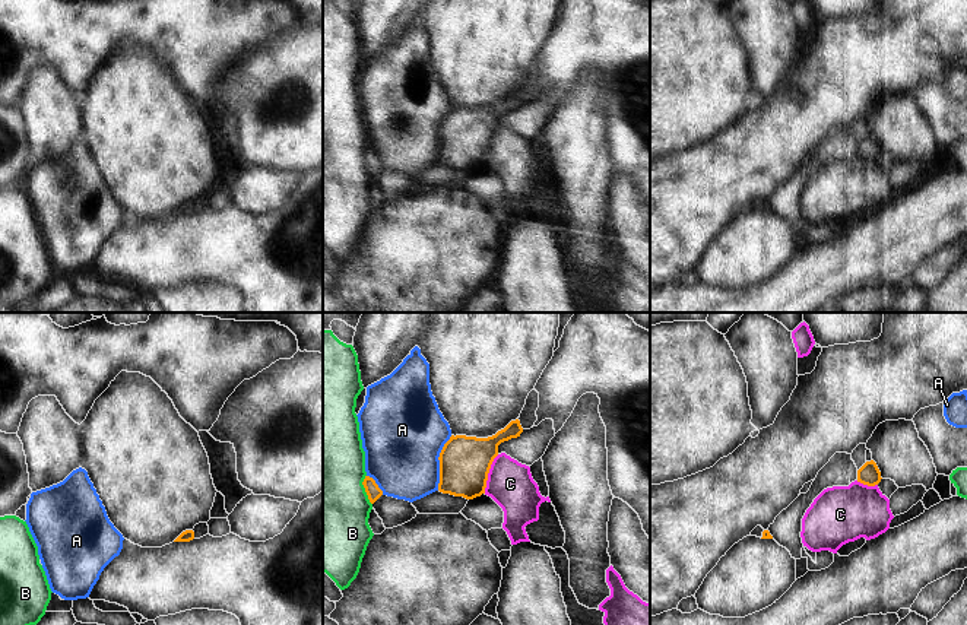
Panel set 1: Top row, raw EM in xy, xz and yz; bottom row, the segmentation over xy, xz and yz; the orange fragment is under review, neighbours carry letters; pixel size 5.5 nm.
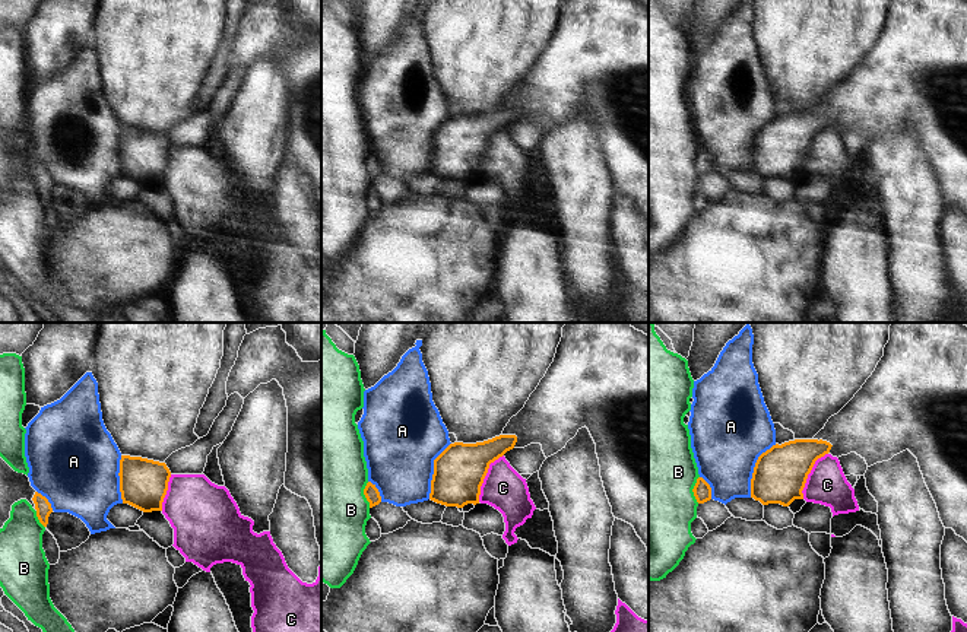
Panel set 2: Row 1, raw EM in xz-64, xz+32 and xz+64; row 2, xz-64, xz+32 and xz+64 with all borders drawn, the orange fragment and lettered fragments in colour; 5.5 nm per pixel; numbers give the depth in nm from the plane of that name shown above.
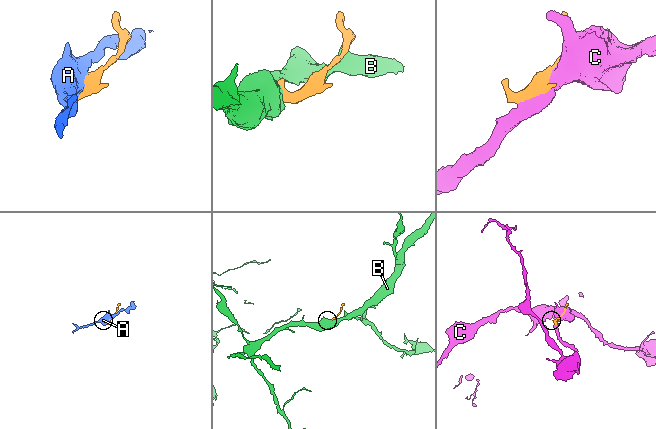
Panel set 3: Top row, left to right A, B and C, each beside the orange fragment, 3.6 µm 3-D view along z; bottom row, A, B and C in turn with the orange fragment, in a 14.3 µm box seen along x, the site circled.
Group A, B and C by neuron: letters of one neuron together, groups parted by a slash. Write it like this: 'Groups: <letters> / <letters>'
Groups: A / B / C

